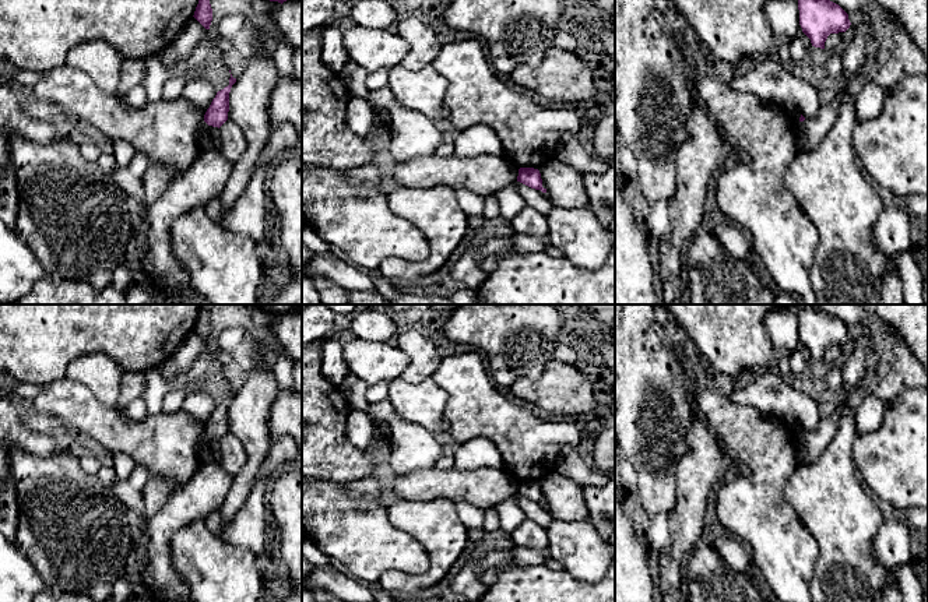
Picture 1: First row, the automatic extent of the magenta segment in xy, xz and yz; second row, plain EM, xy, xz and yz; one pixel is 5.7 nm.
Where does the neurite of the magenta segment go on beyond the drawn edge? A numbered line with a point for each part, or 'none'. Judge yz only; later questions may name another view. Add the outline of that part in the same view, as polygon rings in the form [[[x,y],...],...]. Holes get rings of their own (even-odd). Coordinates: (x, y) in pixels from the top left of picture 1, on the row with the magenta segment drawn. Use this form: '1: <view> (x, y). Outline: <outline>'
none

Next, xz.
none

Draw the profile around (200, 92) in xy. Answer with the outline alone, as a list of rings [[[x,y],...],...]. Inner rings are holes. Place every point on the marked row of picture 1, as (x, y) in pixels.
[[[190,77],[186,81],[184,89],[182,92],[182,98],[191,102],[197,109],[204,113],[210,108],[212,99],[217,95],[215,87],[203,78]]]

